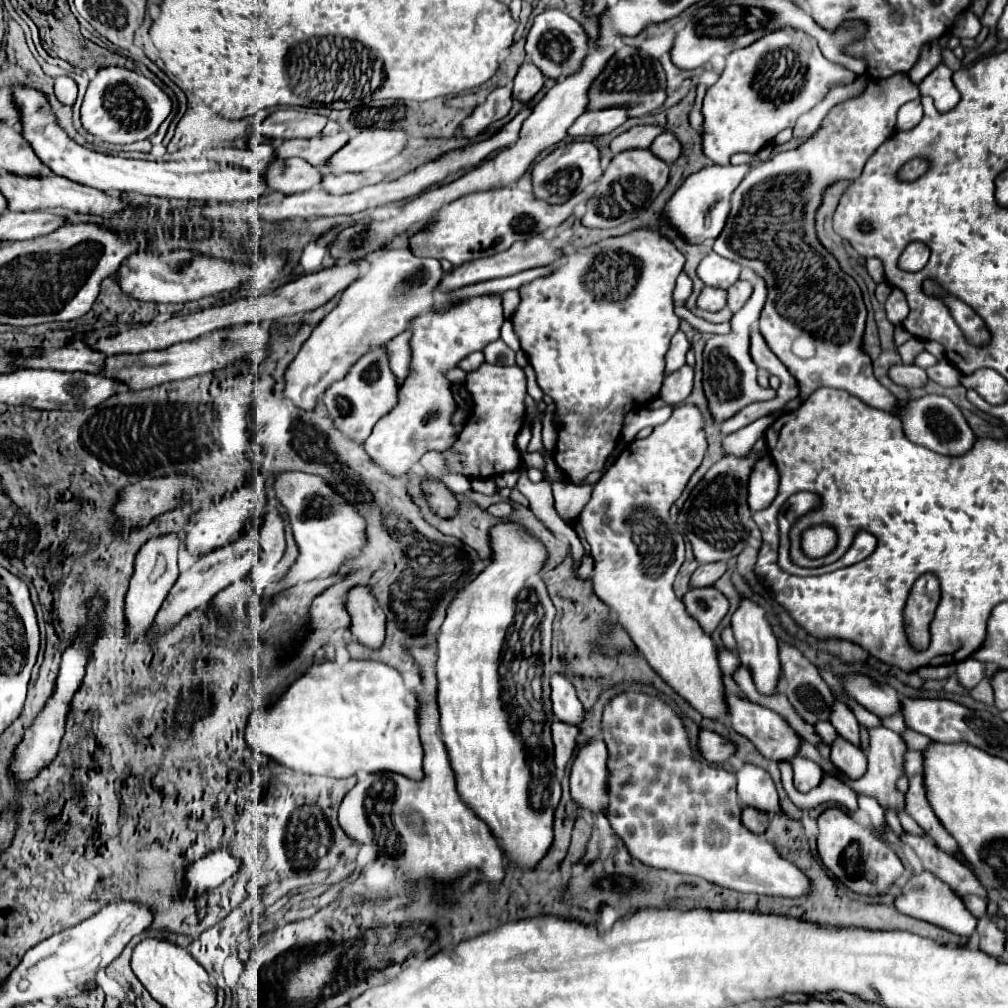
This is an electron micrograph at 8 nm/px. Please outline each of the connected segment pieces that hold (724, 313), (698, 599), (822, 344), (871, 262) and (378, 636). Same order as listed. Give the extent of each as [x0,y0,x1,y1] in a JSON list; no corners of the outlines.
[[691,307,733,323],[683,587,729,635],[713,75,919,415],[867,257,885,283],[345,585,385,647]]

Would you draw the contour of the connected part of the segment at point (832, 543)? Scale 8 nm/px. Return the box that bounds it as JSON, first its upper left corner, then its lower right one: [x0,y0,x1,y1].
[801,523,837,559]

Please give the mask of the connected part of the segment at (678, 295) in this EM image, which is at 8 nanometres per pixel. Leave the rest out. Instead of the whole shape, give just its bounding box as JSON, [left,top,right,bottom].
[673,273,691,301]

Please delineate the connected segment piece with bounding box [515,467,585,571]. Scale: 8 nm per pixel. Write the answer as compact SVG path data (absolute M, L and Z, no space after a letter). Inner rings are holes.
M523 467L519 479L517 479L517 485L515 485L527 499L529 499L529 509L547 525L553 529L555 535L563 537L569 541L571 545L571 553L573 553L574 570L577 571L583 554L585 553L577 533L563 523L563 519L557 515L555 507L553 507L553 495L551 495L551 485L541 481L541 483L531 483L529 477L527 477L527 469Z

